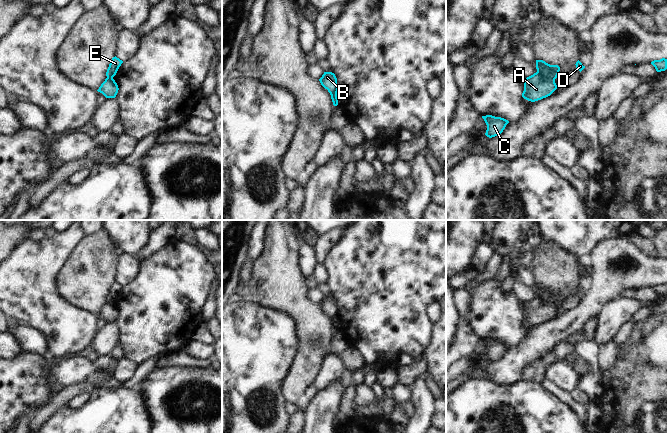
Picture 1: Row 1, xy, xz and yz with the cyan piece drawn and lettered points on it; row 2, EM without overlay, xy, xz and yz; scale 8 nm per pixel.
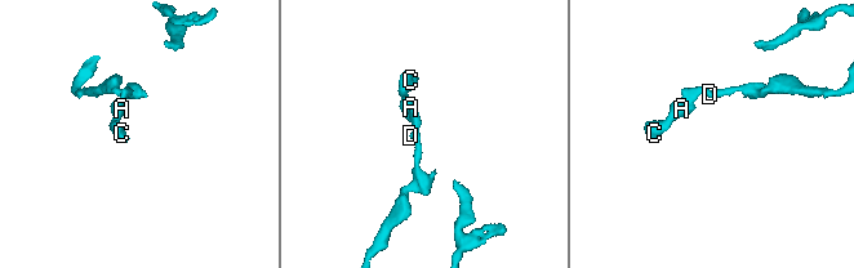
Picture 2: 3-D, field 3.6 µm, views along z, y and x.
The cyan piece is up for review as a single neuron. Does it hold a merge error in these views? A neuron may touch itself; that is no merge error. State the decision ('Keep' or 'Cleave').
Cleave.

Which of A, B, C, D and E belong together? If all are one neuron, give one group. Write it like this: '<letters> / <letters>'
A B C / D E

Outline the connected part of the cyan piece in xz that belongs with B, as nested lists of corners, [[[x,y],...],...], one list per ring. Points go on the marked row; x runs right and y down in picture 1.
[[[324,72],[322,77],[319,79],[321,85],[328,90],[331,95],[331,99],[337,99],[337,92],[338,92],[338,84],[337,78],[334,73],[332,72]]]

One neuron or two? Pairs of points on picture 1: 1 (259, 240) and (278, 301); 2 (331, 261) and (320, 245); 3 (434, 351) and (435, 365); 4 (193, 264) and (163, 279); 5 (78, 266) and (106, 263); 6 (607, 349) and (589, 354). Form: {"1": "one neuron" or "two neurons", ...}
{"1": "two neurons", "2": "two neurons", "3": "one neuron", "4": "one neuron", "5": "one neuron", "6": "two neurons"}

